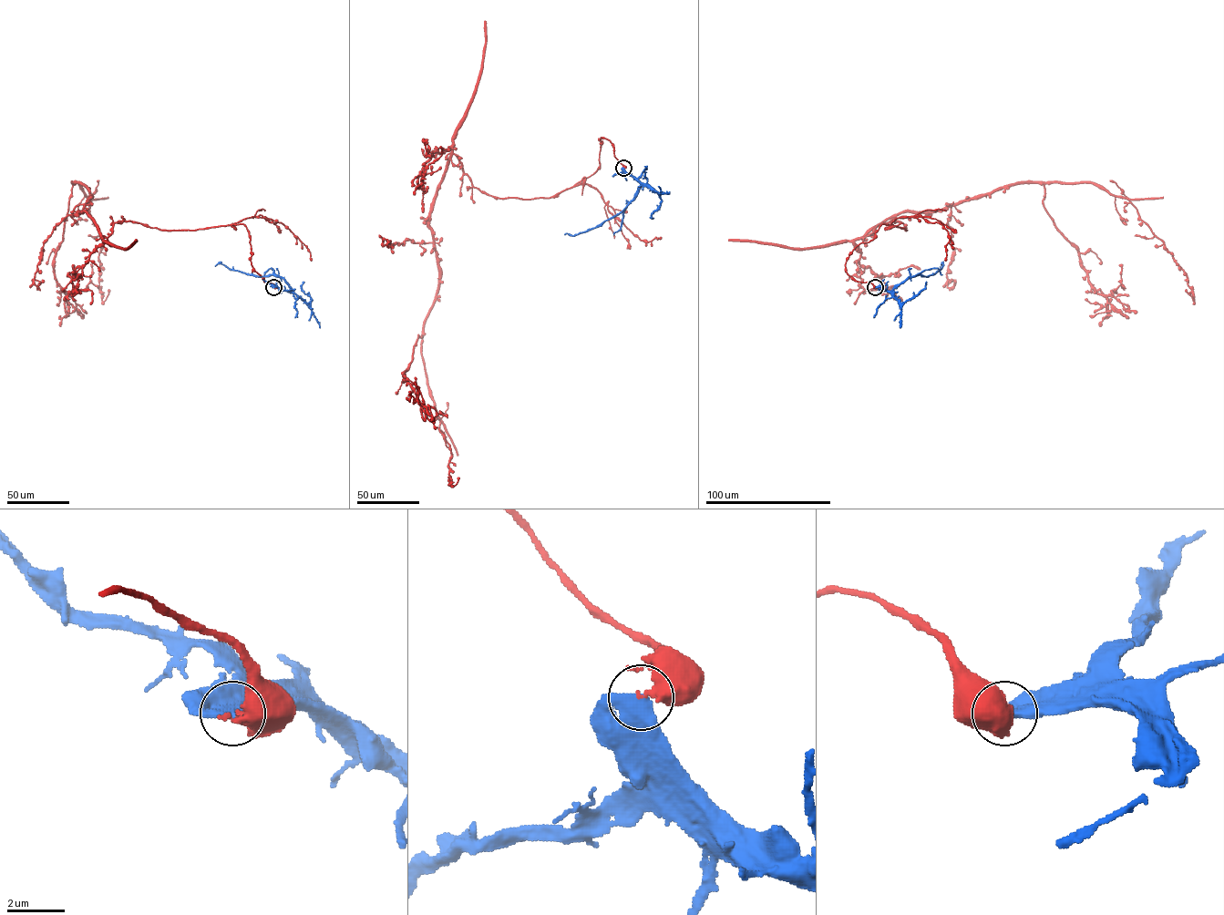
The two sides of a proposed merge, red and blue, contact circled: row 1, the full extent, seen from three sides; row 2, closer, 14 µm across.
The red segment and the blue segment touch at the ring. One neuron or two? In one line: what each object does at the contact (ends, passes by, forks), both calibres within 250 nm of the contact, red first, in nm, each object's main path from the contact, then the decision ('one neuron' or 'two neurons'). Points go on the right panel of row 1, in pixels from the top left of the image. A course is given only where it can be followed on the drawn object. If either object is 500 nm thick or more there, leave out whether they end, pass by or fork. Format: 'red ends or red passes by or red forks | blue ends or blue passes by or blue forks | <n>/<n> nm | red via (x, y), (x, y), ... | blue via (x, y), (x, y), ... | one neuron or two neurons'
440/600 nm | red via (875, 287), (845, 265), (907, 230), (861, 237), (887, 220), (1082, 182), (1128, 200), (1186, 289) | blue via (875, 287), (891, 291), (908, 278), (919, 275), (928, 276), (940, 270), (941, 263), (942, 266) | two neurons

